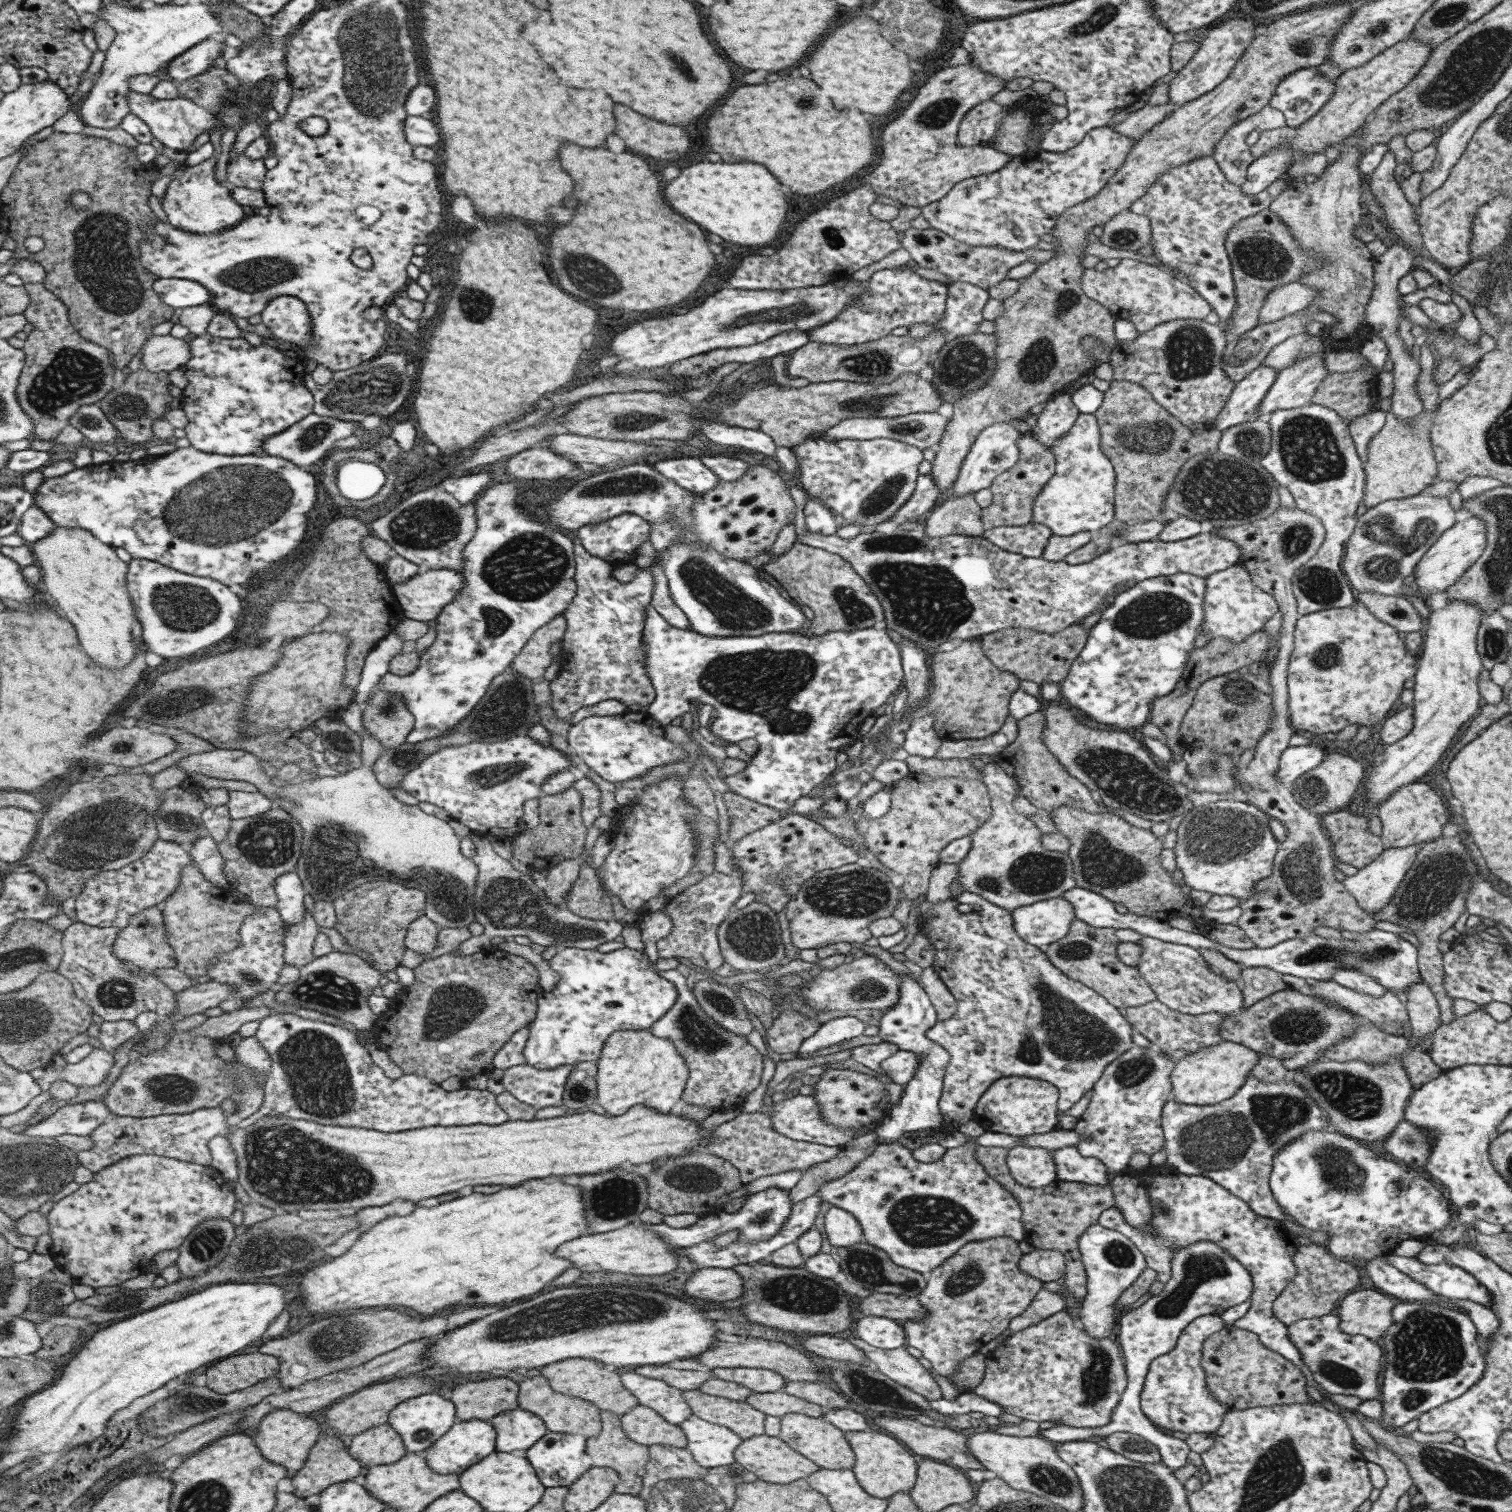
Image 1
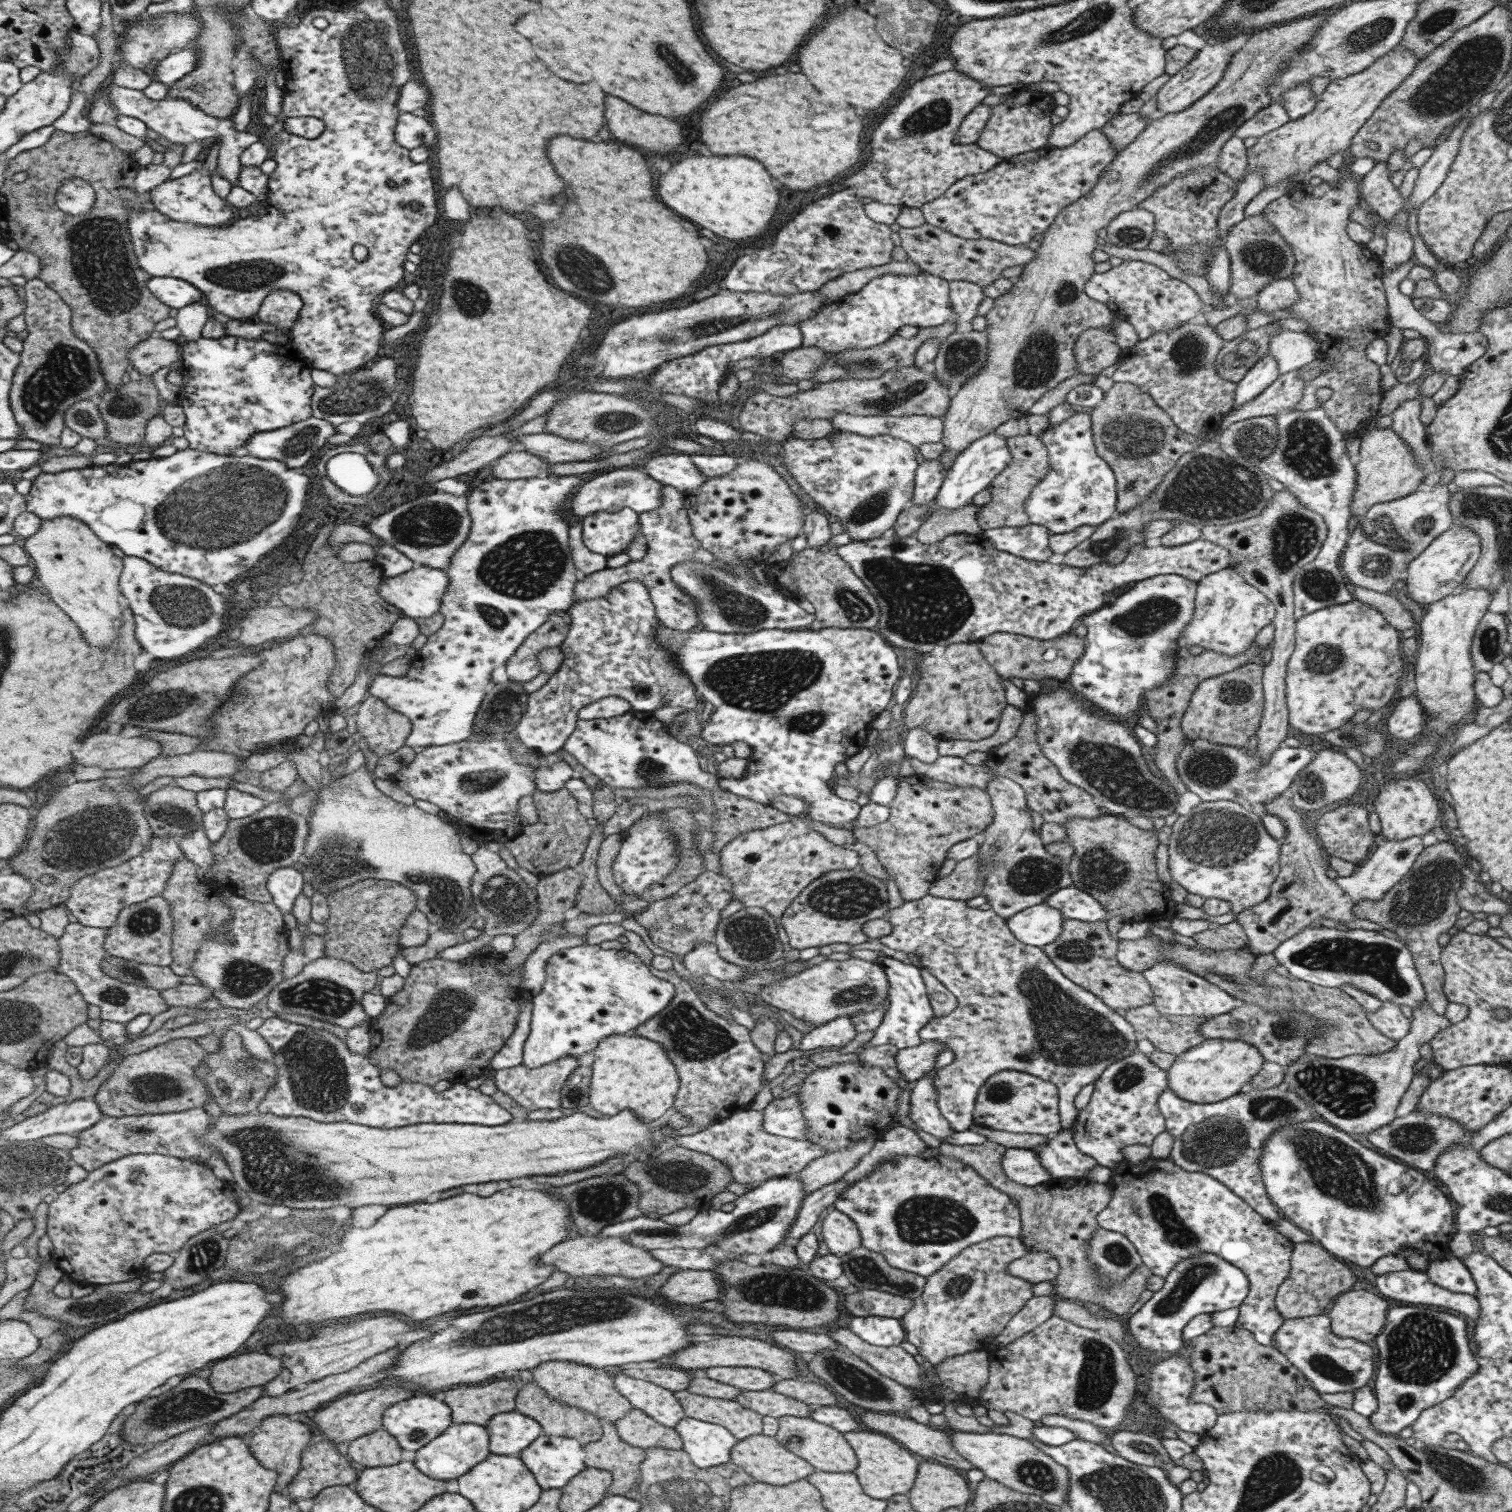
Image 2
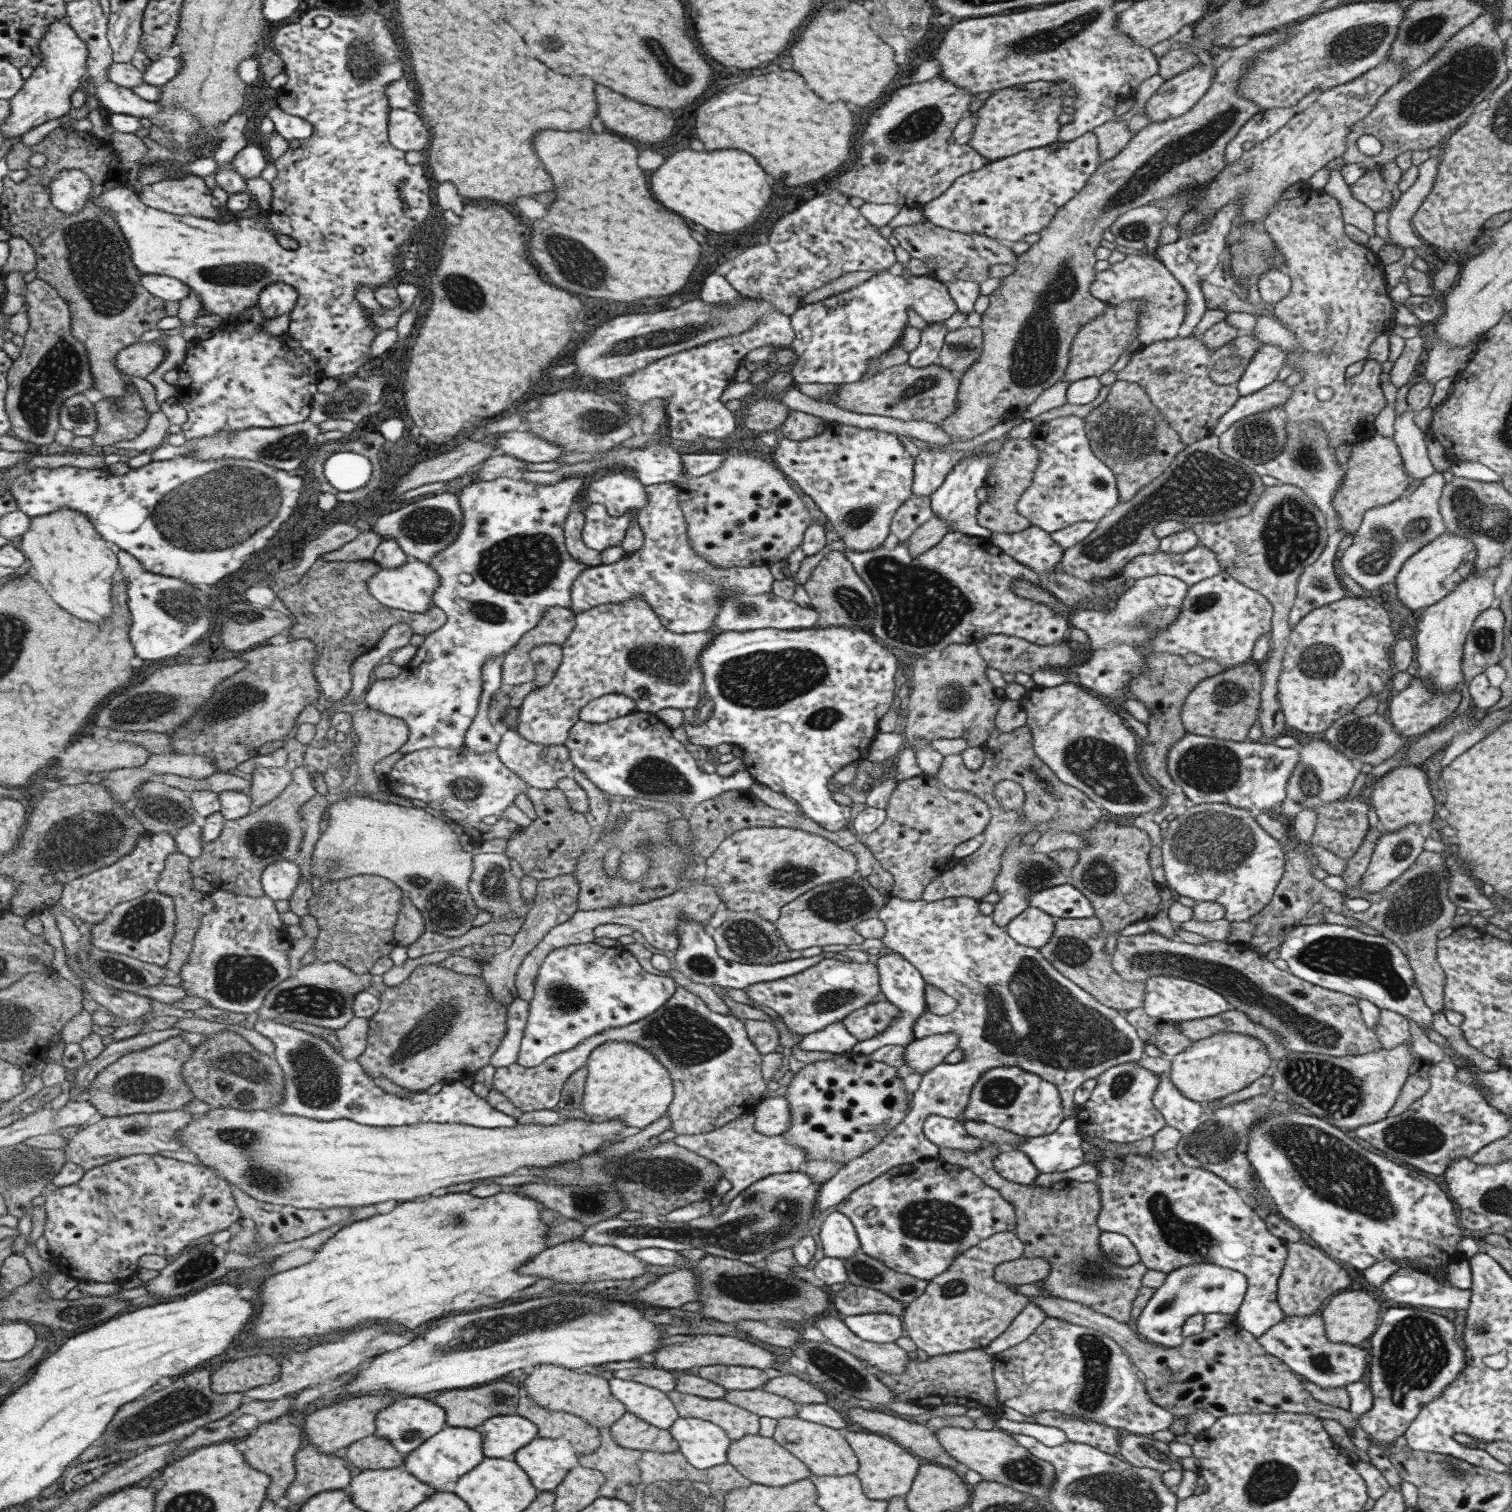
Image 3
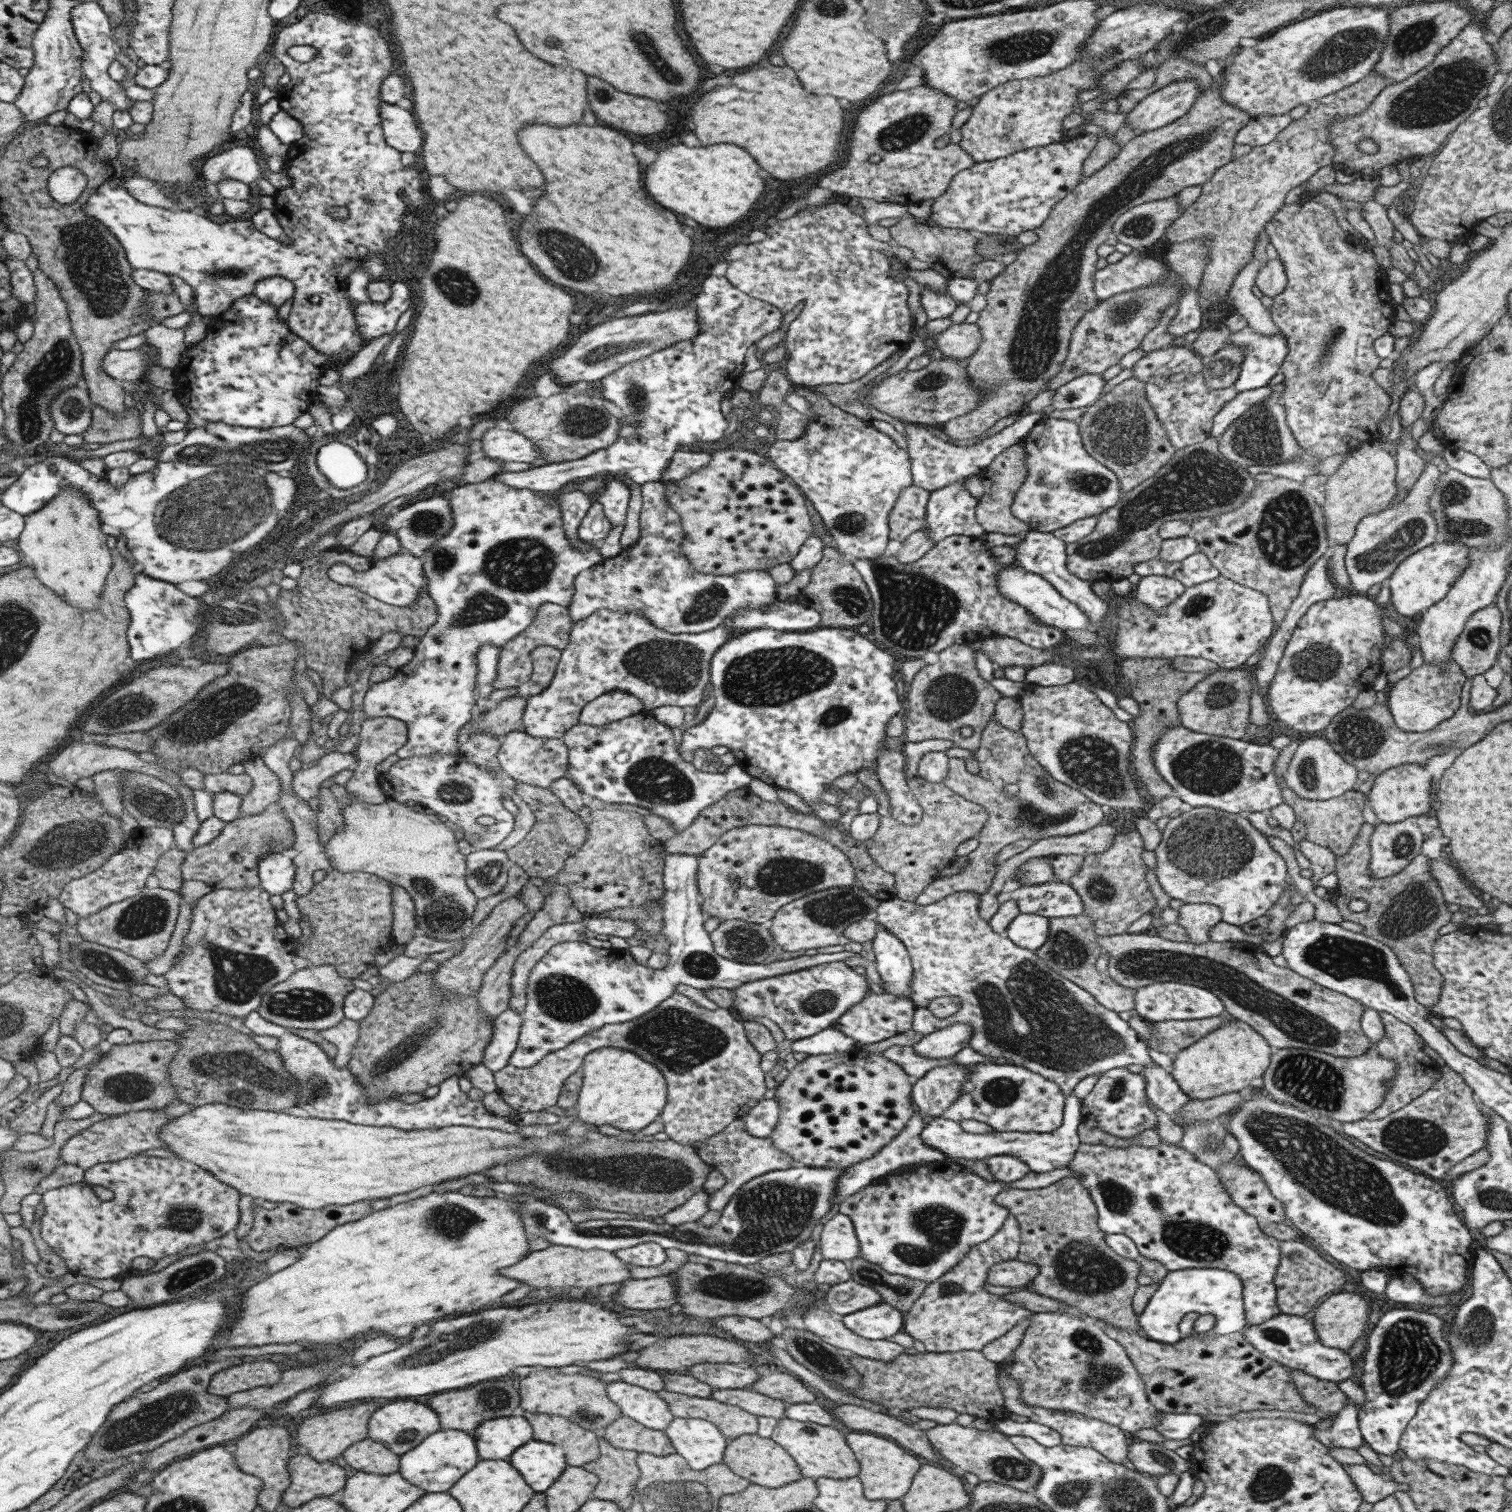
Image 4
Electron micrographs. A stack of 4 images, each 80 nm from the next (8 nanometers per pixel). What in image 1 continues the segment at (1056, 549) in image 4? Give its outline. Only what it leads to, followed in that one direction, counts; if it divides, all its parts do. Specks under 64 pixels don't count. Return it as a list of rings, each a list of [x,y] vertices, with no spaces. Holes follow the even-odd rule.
[[[1038,523],[1024,526],[997,526],[981,534],[991,545],[1023,557],[1040,558],[1051,531]]]

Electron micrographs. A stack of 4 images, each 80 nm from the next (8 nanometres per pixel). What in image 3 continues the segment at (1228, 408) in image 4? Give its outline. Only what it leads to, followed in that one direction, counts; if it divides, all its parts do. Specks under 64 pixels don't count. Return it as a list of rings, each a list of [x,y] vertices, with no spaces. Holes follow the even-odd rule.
[[[1275,380],[1247,396],[1240,396],[1218,419],[1213,427],[1212,434],[1218,437],[1236,420],[1245,418],[1264,410],[1283,406],[1290,397],[1292,387],[1283,385],[1282,380]]]

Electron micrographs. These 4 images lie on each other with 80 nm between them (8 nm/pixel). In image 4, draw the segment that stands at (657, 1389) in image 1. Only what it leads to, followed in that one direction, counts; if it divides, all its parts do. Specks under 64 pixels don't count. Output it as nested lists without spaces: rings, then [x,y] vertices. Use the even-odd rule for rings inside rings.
[[[611,1382],[606,1383],[606,1394],[619,1407],[621,1415],[651,1430],[662,1431],[673,1418],[667,1403],[653,1390],[626,1382]]]

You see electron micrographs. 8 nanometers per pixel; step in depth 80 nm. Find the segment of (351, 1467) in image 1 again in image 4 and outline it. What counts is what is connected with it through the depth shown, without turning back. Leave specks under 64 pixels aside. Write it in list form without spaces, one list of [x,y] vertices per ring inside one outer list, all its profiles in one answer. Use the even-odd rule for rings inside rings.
[[[295,1455],[289,1461],[291,1487],[283,1503],[292,1508],[304,1506],[318,1497],[335,1496],[347,1486],[347,1472],[332,1461],[319,1462],[311,1455]]]

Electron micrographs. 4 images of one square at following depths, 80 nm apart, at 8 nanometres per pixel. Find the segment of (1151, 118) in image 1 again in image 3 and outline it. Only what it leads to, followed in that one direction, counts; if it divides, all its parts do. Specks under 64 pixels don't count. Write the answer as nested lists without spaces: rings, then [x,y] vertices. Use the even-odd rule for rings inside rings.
[[[1109,120],[1095,126],[1091,131],[1097,139],[1097,151],[1101,163],[1115,157],[1135,134],[1135,131],[1128,130],[1125,120]]]

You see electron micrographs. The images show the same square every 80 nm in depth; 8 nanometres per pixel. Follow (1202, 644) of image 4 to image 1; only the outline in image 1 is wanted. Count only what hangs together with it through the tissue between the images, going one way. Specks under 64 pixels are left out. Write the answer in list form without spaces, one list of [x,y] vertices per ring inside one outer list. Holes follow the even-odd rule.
[[[1238,564],[1205,579],[1202,598],[1204,617],[1199,625],[1199,635],[1209,634],[1211,640],[1223,639],[1225,643],[1241,643],[1253,635],[1253,632],[1261,630],[1263,624],[1278,611],[1275,599],[1257,588],[1252,583],[1253,578],[1249,578],[1249,573]]]

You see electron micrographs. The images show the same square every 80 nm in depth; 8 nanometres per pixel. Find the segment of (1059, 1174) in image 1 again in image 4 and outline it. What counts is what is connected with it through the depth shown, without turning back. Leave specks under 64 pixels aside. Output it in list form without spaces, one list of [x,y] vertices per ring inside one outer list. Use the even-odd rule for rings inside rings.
[[[1072,1092],[1064,1097],[1064,1114],[1061,1127],[1048,1133],[1024,1133],[1017,1131],[991,1131],[985,1134],[971,1134],[959,1128],[959,1122],[943,1119],[940,1116],[933,1118],[921,1130],[919,1136],[923,1144],[927,1144],[941,1152],[945,1161],[955,1164],[956,1160],[975,1160],[976,1158],[986,1159],[991,1156],[1008,1154],[1018,1158],[1028,1166],[1029,1171],[1049,1172],[1068,1165],[1077,1150],[1079,1141],[1076,1129],[1081,1121],[1080,1098]]]

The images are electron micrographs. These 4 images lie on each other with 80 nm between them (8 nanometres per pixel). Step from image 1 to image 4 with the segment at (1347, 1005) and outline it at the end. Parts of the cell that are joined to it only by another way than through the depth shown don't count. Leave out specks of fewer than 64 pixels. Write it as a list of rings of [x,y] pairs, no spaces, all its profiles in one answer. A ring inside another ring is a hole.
[[[1378,1012],[1378,1014],[1380,1022],[1384,1027],[1384,1034],[1383,1037],[1379,1038],[1374,1048],[1379,1053],[1379,1057],[1396,1063],[1394,1072],[1397,1073],[1392,1076],[1388,1089],[1384,1092],[1383,1100],[1379,1103],[1379,1106],[1369,1114],[1368,1120],[1371,1121],[1396,1113],[1397,1110],[1403,1108],[1408,1102],[1415,1100],[1426,1090],[1429,1090],[1441,1076],[1441,1073],[1437,1071],[1441,1066],[1431,1060],[1425,1052],[1421,1051],[1421,1045],[1424,1044],[1423,1040],[1413,1028],[1395,1019],[1387,1012]]]

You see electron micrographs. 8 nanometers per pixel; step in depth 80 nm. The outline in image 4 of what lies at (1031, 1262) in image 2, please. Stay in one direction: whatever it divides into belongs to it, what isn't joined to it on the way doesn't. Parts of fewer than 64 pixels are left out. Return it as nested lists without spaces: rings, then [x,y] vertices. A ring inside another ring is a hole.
[[[1016,1259],[1002,1261],[989,1267],[985,1283],[993,1286],[1027,1287],[1037,1271],[1036,1264]]]

